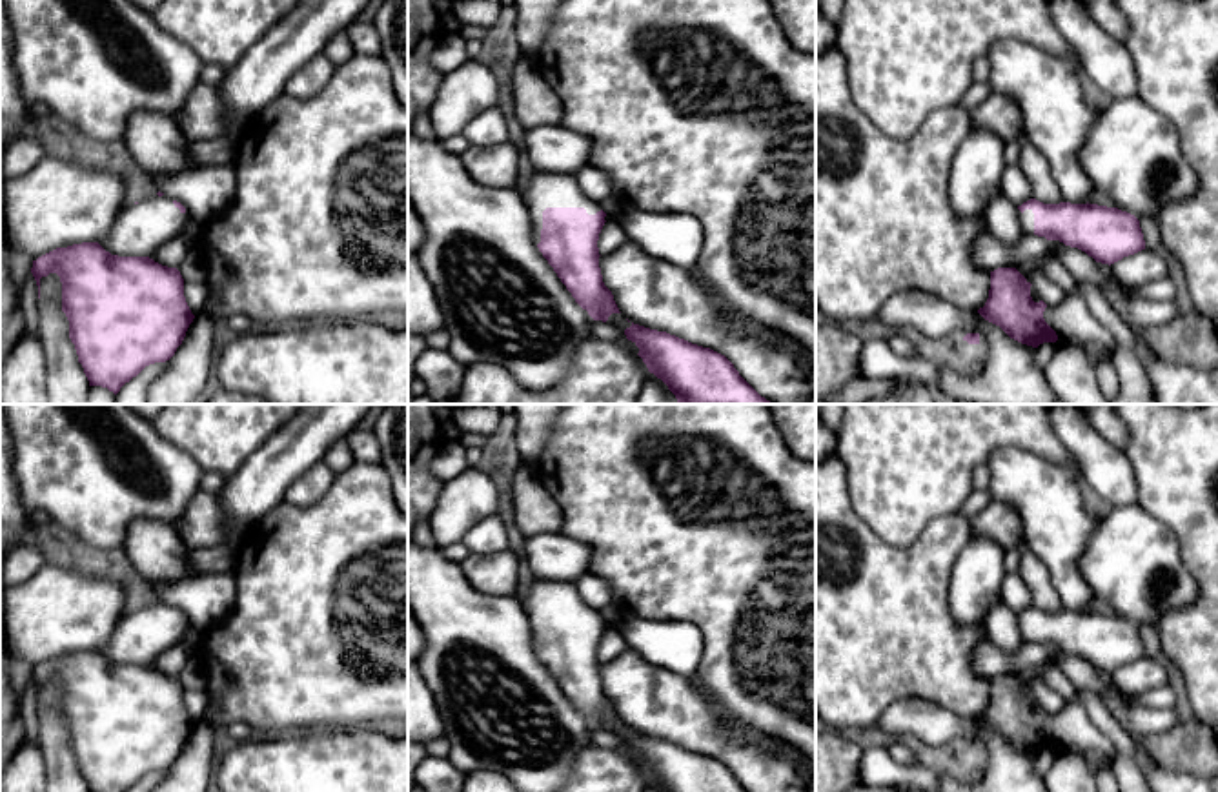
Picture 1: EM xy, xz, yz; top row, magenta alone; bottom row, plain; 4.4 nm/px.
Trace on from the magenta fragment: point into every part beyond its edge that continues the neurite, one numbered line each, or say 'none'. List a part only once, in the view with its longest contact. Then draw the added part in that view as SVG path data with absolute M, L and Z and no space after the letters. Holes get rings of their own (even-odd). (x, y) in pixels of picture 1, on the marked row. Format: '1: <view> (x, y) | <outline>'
1: xz (545, 190) | M533 169L528 186L521 191L535 226L535 242L541 242L543 211L546 208L584 208L588 215L601 211L601 204L584 197L575 175L557 175Z

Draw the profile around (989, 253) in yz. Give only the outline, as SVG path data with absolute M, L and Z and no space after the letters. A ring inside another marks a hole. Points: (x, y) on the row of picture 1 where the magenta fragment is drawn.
M985 229L972 242L972 260L985 271L998 268L1018 268L1029 259L1036 259L1049 253L1049 240L1038 235L1023 235L1016 246L1005 246L989 229Z

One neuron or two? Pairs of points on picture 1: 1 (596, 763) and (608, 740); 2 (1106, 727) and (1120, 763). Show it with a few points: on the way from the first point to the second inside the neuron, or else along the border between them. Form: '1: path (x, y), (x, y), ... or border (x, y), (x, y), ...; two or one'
1: border (592, 745), (623, 751), (636, 761); two
2: path (1115, 734), (1122, 741), (1122, 754); one

